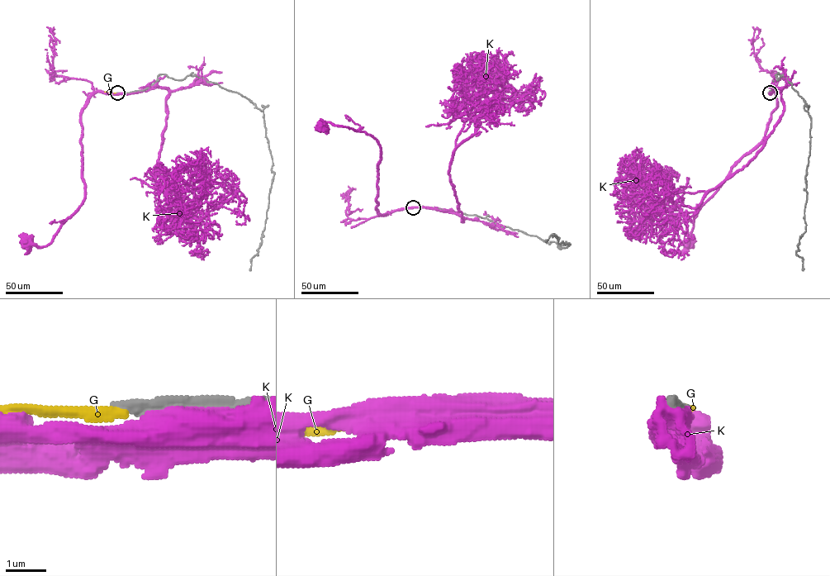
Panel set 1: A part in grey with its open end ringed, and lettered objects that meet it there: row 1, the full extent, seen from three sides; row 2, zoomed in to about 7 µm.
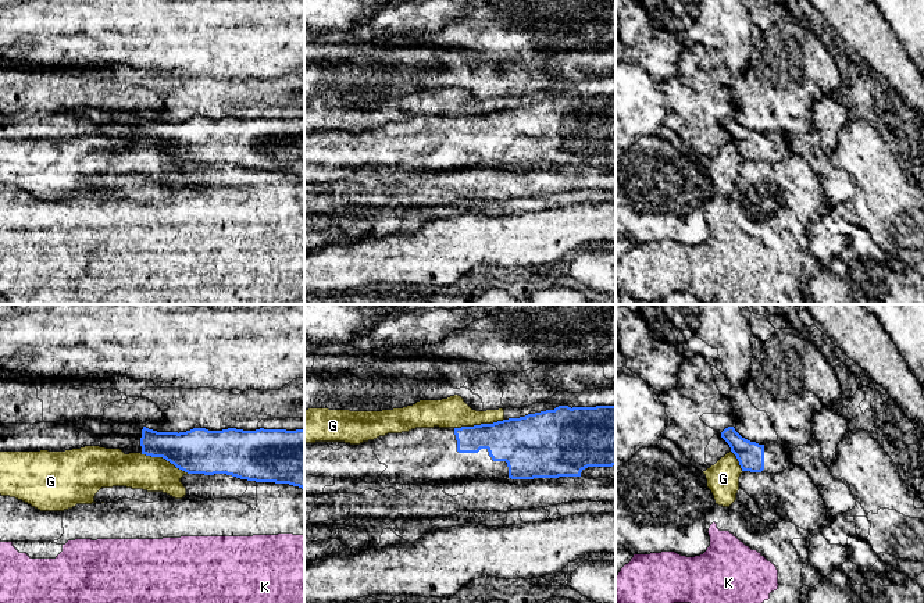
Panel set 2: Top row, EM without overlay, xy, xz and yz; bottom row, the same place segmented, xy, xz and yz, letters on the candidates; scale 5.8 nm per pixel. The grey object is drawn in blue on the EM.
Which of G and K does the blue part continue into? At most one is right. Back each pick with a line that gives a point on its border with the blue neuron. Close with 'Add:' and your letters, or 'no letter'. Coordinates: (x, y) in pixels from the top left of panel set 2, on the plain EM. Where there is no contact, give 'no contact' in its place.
Add: no letter

